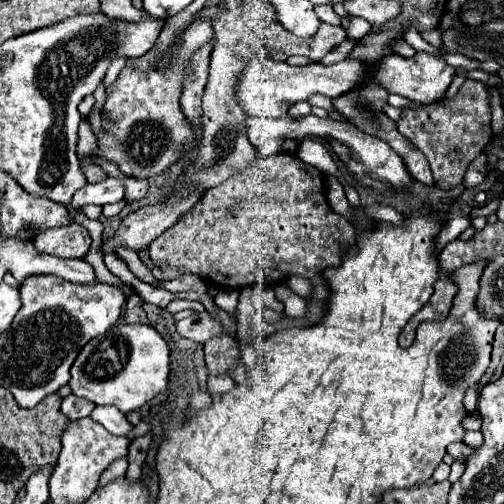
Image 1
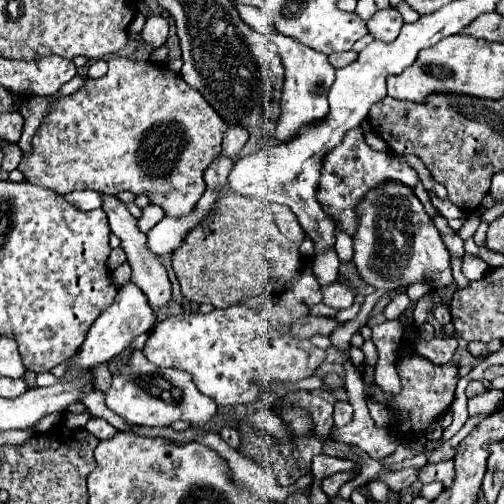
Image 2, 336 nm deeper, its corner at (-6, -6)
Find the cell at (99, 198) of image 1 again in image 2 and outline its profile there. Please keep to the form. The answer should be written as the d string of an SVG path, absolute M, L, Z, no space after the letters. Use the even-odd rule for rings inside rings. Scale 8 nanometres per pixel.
M82 190L82 192L70 192L64 196L70 204L74 204L80 210L96 210L102 208L102 194L94 190Z

